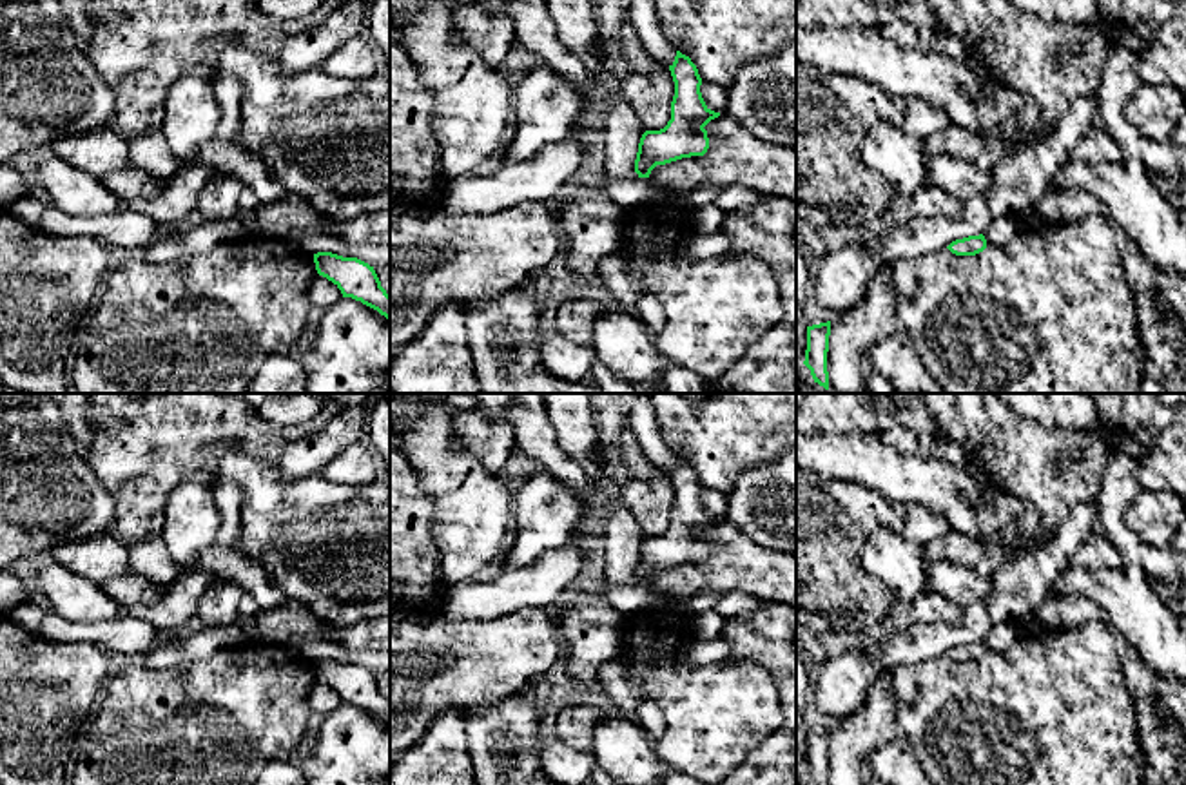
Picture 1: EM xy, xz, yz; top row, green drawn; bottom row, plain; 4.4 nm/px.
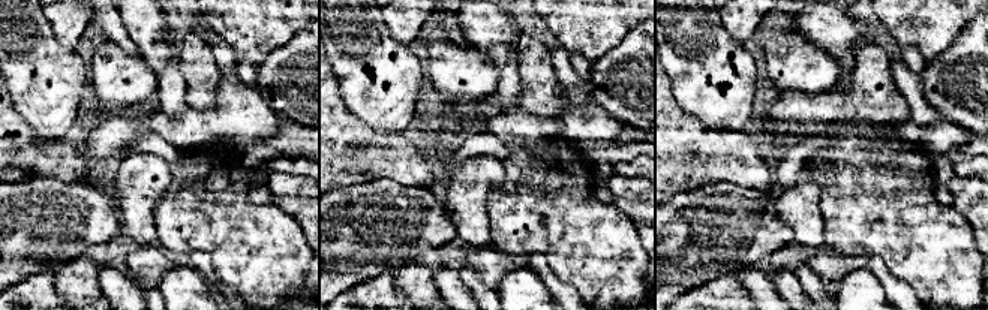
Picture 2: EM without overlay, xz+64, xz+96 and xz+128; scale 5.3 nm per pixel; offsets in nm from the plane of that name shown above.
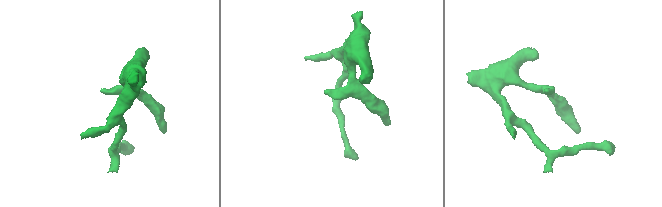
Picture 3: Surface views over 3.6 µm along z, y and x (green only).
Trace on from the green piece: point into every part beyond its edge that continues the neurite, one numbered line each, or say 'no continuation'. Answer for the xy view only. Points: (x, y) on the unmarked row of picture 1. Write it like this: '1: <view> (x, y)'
no continuation

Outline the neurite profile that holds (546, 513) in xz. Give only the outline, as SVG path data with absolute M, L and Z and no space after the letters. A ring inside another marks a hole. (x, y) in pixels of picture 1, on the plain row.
M537 466L513 488L513 520L519 533L504 560L504 573L526 567L569 542L586 515L577 493Z

